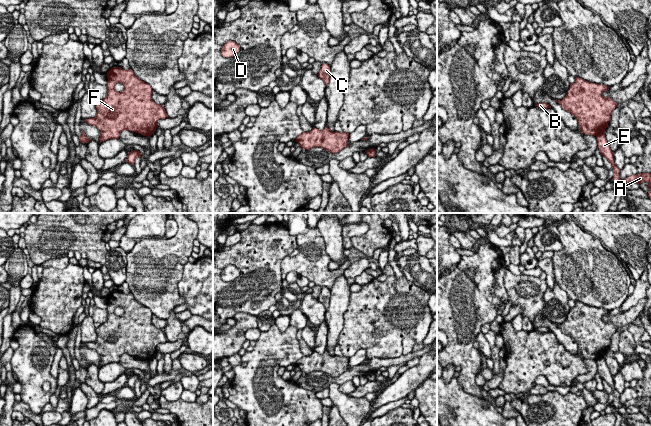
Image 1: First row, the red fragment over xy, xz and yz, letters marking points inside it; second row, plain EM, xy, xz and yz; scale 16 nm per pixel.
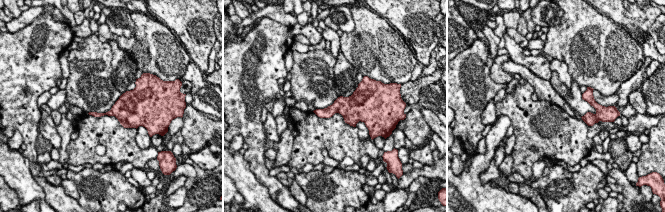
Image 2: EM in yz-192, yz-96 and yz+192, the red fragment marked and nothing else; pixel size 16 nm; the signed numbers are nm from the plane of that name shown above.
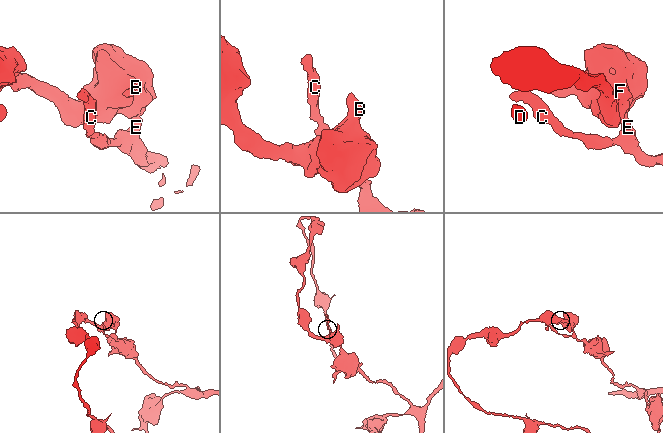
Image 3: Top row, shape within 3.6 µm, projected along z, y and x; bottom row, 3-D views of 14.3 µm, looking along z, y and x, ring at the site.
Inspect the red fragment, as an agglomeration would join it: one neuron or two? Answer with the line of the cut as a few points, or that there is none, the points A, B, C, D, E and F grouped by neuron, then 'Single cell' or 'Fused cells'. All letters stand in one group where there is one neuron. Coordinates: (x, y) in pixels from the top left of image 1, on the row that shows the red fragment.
Split along yz (603, 132), (596, 136). Groups: A C E / B D F. Fused cells

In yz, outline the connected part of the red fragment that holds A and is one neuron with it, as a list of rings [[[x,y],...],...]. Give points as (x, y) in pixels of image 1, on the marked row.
[[[600,134],[596,136],[598,141],[598,148],[600,150],[601,155],[603,155],[611,164],[613,167],[614,175],[613,175],[613,181],[615,184],[624,183],[627,184],[628,182],[636,182],[638,184],[647,182],[648,186],[650,187],[650,190],[648,192],[648,196],[651,199],[651,173],[640,173],[637,175],[632,175],[630,177],[627,177],[623,181],[620,179],[620,169],[616,166],[614,162],[614,156],[613,152],[611,151],[608,142],[606,140],[605,134]]]

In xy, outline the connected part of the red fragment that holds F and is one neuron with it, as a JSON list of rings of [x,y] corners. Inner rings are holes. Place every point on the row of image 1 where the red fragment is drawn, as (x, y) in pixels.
[[[113,67],[107,72],[107,96],[96,104],[97,114],[94,118],[85,119],[92,126],[96,126],[100,132],[100,142],[109,139],[119,139],[123,130],[136,132],[143,136],[151,136],[157,128],[157,121],[167,118],[167,113],[163,105],[156,104],[152,100],[152,88],[149,84],[141,81],[130,68],[124,70],[120,67]],[[115,84],[124,85],[122,92],[115,90]]]

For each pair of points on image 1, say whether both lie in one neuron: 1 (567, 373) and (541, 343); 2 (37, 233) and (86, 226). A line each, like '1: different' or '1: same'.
1: same
2: same

